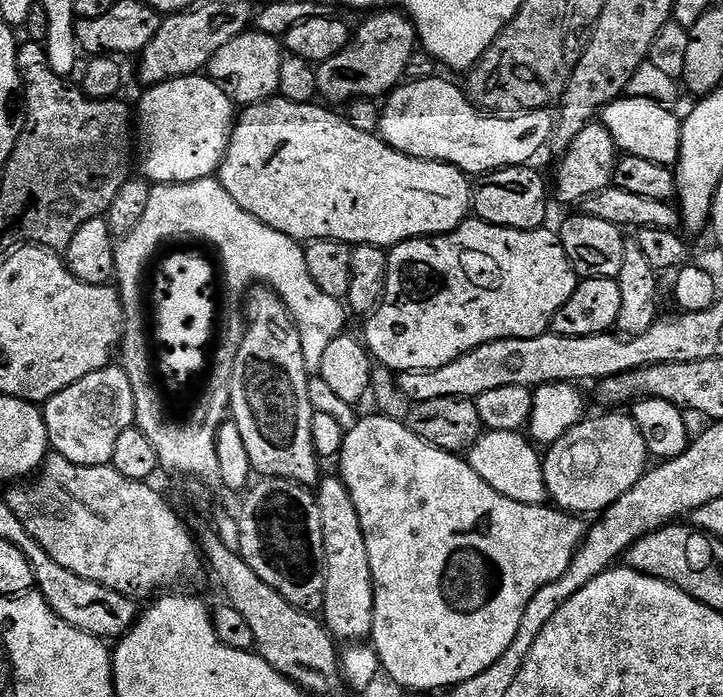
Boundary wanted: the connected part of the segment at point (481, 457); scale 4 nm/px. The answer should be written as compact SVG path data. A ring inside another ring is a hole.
M485 431L480 441L468 449L466 459L487 484L498 490L498 494L514 498L514 502L542 504L548 500L548 490L544 477L544 462L541 453L536 451L537 445L523 431Z

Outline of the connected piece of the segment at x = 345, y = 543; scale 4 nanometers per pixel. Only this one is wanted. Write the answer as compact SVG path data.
M336 474L325 475L314 495L318 502L318 514L322 514L324 565L328 567L323 623L337 641L367 641L374 626L374 586L370 574L370 554L366 554L366 538L362 534L362 522L358 522L354 498L350 498L350 490L346 490L343 480Z

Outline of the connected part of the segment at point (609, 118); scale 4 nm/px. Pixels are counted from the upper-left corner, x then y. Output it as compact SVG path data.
M627 94L619 100L610 102L599 113L599 123L614 138L621 153L638 158L646 158L655 164L675 165L680 158L680 125L681 121L671 107L654 102L650 98L638 98Z

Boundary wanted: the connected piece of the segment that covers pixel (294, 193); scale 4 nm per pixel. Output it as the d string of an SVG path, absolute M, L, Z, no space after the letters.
M273 98L264 100L261 104L247 105L237 115L236 123L232 125L232 141L228 152L224 155L223 163L220 164L218 179L221 186L230 194L230 198L234 198L234 202L238 202L238 206L242 206L242 210L246 210L246 214L254 214L254 218L258 218L258 222L301 242L337 240L338 243L349 246L369 244L385 250L391 250L397 244L407 240L444 236L447 232L453 232L458 225L469 219L472 212L474 184L466 173L455 168L453 164L443 164L437 160L423 160L402 154L398 150L389 148L388 143L379 135L363 128L355 128L341 113L339 116L338 113L331 112L328 108L319 108L318 105L319 103L316 102L299 104L283 98Z

